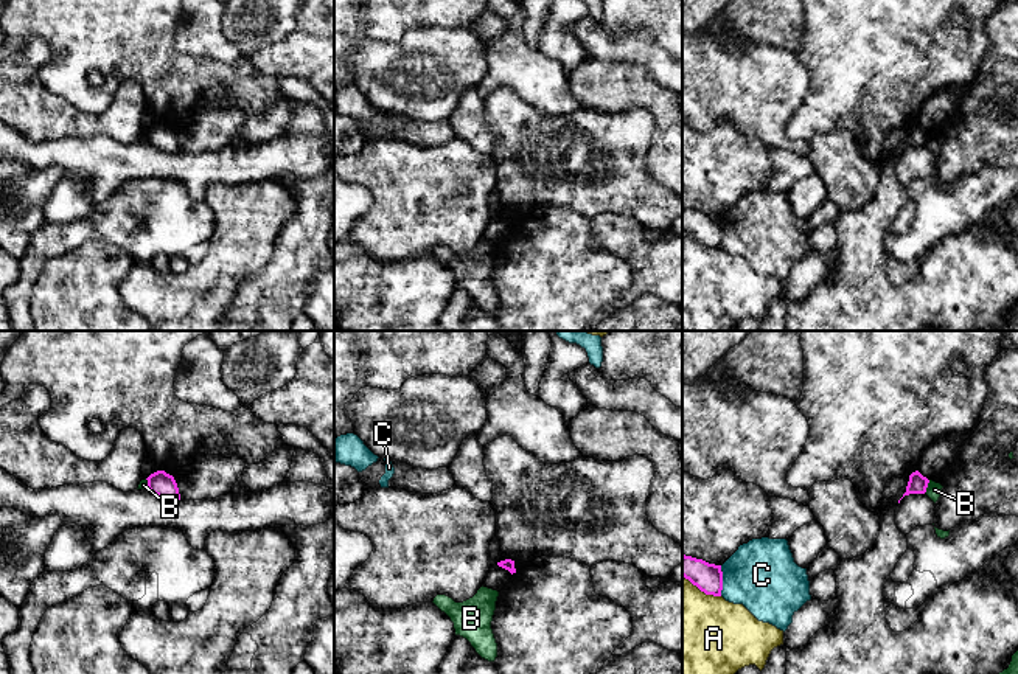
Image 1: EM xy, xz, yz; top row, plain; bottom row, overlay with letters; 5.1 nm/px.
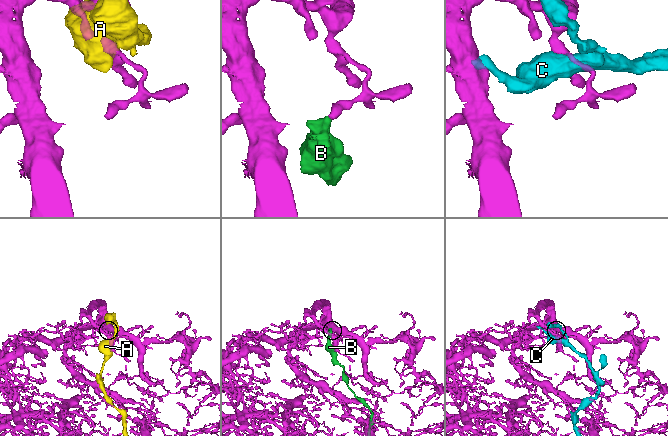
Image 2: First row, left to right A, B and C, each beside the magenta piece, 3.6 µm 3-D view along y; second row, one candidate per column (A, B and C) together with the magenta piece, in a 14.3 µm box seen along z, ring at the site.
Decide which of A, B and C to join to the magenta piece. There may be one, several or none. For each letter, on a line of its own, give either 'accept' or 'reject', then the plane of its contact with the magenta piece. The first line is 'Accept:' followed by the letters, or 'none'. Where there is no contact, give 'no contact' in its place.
Accept: none
A: reject; contact in yz
B: reject; contact in yz
C: reject; contact in yz

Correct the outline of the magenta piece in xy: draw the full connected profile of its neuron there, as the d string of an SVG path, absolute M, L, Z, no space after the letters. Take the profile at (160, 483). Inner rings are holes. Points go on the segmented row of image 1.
M157 471L148 478L148 491L165 500L180 500L179 488L173 475Z

